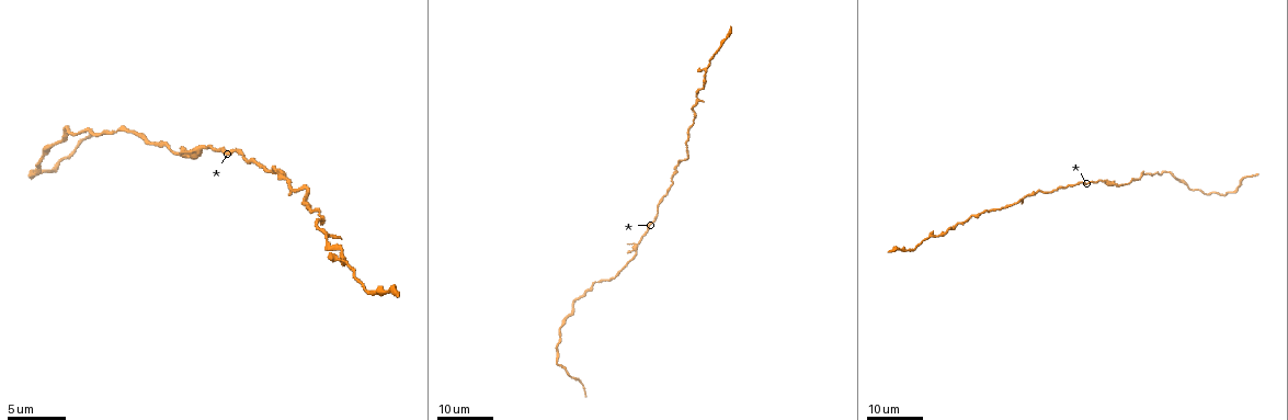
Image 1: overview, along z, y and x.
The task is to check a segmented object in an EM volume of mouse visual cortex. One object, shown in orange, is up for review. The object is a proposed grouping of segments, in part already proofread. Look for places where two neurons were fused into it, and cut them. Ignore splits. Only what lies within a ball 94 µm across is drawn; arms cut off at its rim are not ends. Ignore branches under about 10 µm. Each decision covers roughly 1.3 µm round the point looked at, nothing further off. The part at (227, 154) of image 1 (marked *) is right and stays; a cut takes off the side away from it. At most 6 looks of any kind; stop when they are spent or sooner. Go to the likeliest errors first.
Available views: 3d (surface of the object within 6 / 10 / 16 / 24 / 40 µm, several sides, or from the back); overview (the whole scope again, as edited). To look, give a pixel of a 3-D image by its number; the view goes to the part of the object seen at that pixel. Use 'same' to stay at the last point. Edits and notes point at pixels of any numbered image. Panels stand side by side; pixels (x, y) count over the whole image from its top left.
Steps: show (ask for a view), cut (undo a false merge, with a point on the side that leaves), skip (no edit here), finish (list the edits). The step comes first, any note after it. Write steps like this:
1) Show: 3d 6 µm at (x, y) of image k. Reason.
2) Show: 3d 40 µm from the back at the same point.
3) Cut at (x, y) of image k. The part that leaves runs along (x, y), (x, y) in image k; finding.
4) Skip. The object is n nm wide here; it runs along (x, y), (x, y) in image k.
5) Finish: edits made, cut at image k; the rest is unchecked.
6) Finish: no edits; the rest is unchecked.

Show: 3d 16 µm at (636, 255) of image 1. Sudden change in width.

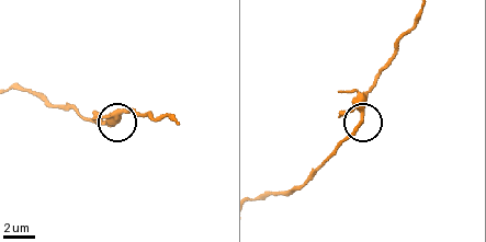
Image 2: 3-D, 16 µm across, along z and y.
Show: 3d 10 µm at (363, 118) of image 2.

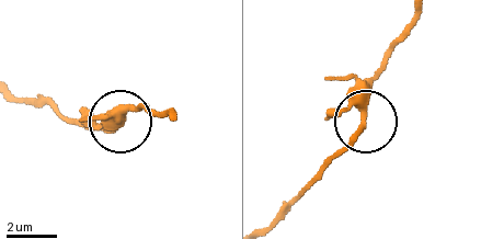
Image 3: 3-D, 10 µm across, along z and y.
Skip. The object is 250 nm wide here; all the same neuron.

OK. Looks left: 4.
Show: 3d 24 µm at (940, 237) of image 1. Thin neck.

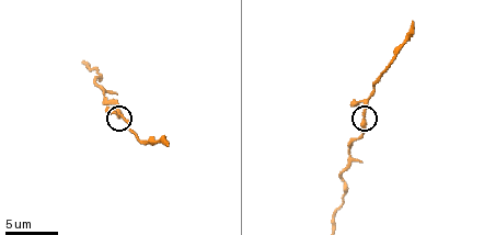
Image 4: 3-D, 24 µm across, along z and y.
Show: 3d 6 µm at (363, 116) of image 4.

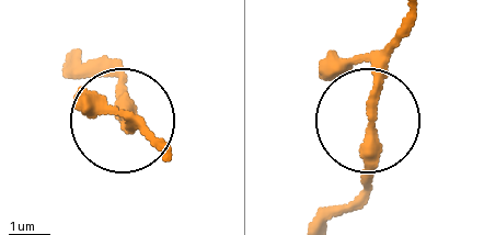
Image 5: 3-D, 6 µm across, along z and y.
Skip. The object is 260 nm wide here; one neuron here.

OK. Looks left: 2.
Show: 3d 16 µm at (1057, 187) of image 1. Calibre changes.

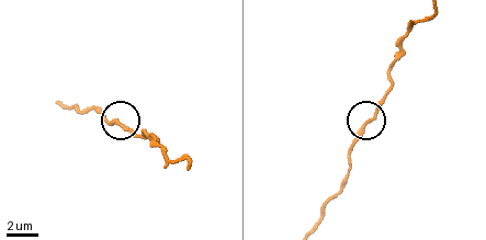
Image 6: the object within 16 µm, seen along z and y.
Show: 3d 10 µm at (124, 127) of image 6. Zoom in.

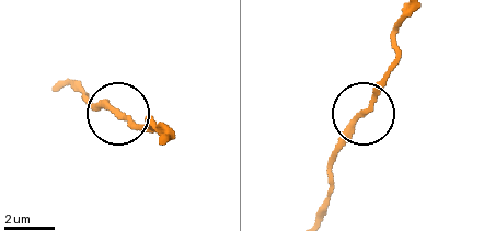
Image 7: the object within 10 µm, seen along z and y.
Skip. The object is 210 nm wide here; continuous, no second neuron.

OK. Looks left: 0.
Finish: no edits; the rest is unchecked.

